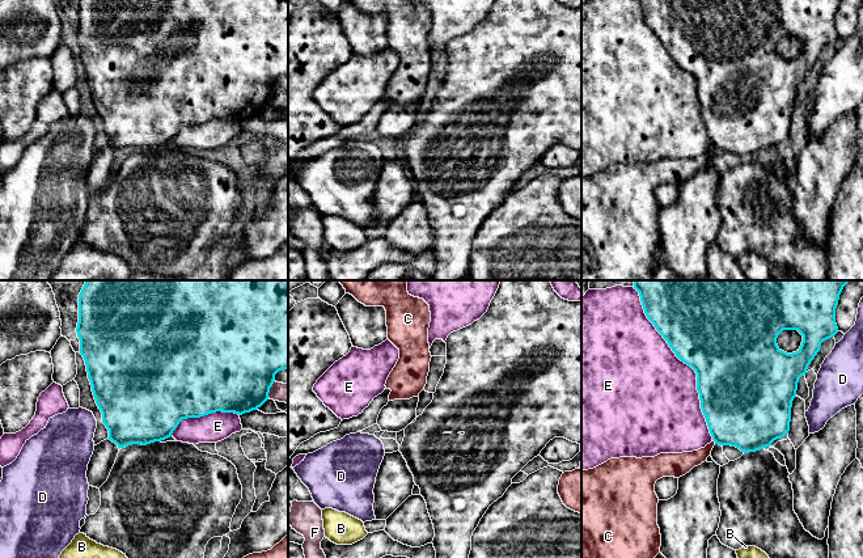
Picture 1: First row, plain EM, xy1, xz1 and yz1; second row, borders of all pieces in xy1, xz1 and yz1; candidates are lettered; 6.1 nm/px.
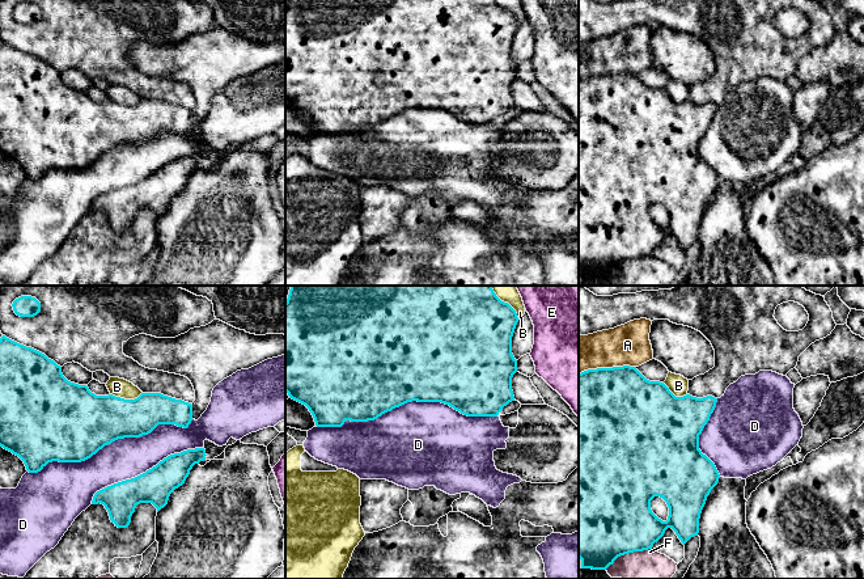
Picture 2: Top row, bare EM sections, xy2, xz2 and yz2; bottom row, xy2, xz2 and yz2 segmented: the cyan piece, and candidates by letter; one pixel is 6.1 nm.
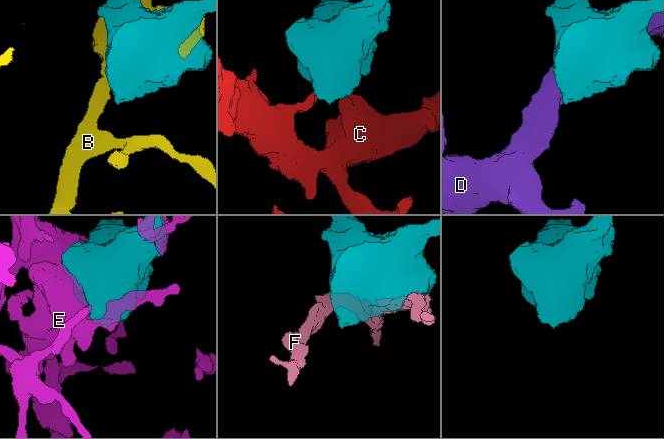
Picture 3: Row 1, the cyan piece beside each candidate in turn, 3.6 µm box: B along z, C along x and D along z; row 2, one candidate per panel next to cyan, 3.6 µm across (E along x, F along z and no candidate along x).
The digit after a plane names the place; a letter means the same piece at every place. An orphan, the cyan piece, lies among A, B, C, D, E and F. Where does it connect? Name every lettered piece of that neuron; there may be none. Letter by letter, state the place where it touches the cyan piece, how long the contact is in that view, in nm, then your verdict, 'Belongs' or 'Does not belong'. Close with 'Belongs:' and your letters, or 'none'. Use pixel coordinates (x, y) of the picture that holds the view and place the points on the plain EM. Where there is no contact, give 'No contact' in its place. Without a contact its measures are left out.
A: Touches cyan at yz2 (606, 75). Shared border 360 nm. Does not belong
B: Touches cyan at xy2 (126, 106). Shared border 200 nm. Does not belong
C: Touches cyan at yz1 (714, 147). Shared border 40 nm. Does not belong
D: Touches cyan at xz2 (406, 109). Shared border 1100 nm. Does not belong
E: Touches cyan at yz1 (689, 71). Shared border 1000 nm. Does not belong
F: Touches cyan at yz2 (627, 260). Shared border 320 nm. Does not belong
Belongs: none

